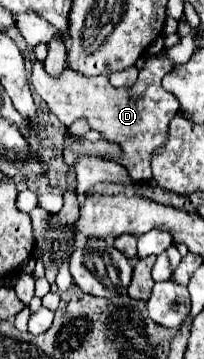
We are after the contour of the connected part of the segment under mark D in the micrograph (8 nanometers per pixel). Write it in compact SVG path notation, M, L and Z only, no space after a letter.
M177 34L165 36L163 50L157 56L149 56L145 60L145 66L141 68L141 74L137 82L131 88L113 88L107 76L83 76L73 72L69 74L69 68L59 78L51 78L41 62L33 64L33 76L31 84L33 90L49 104L51 112L65 124L71 126L75 120L85 118L89 128L99 132L103 140L119 144L121 156L115 160L121 164L131 180L135 182L151 182L151 156L161 142L167 138L167 128L173 116L179 112L177 98L163 90L161 78L175 68L175 64L165 56L165 50L179 42Z

